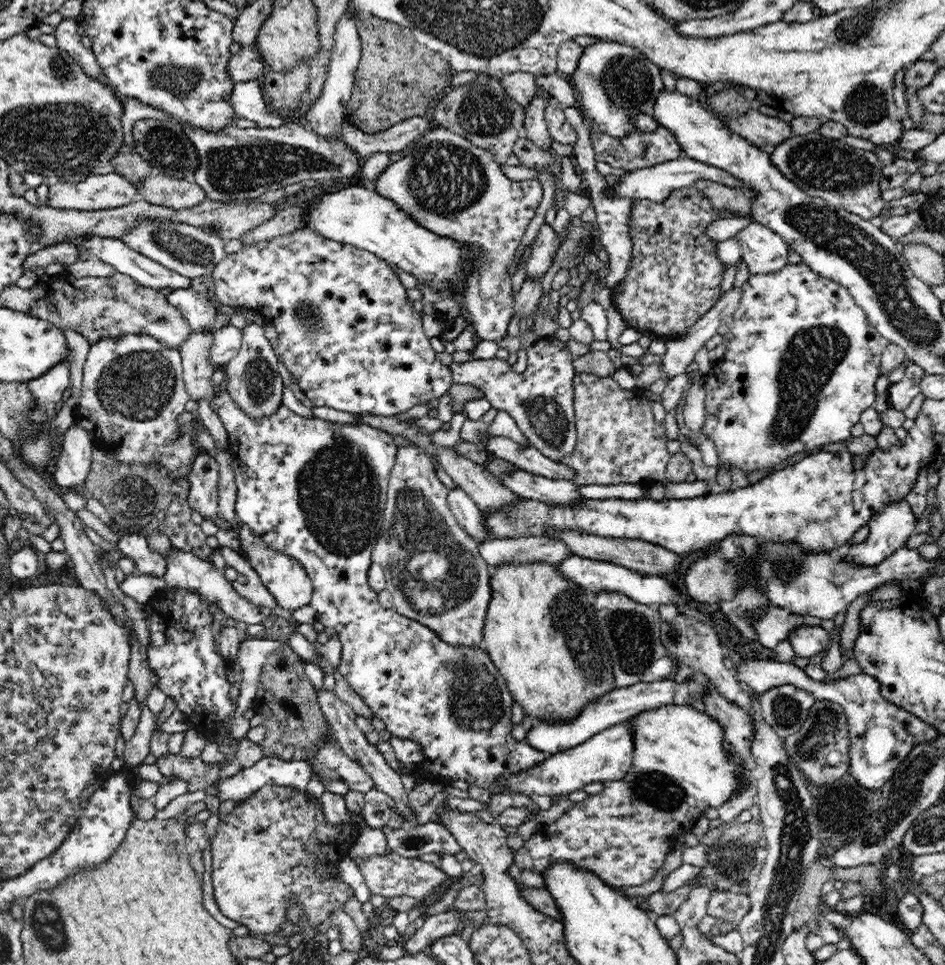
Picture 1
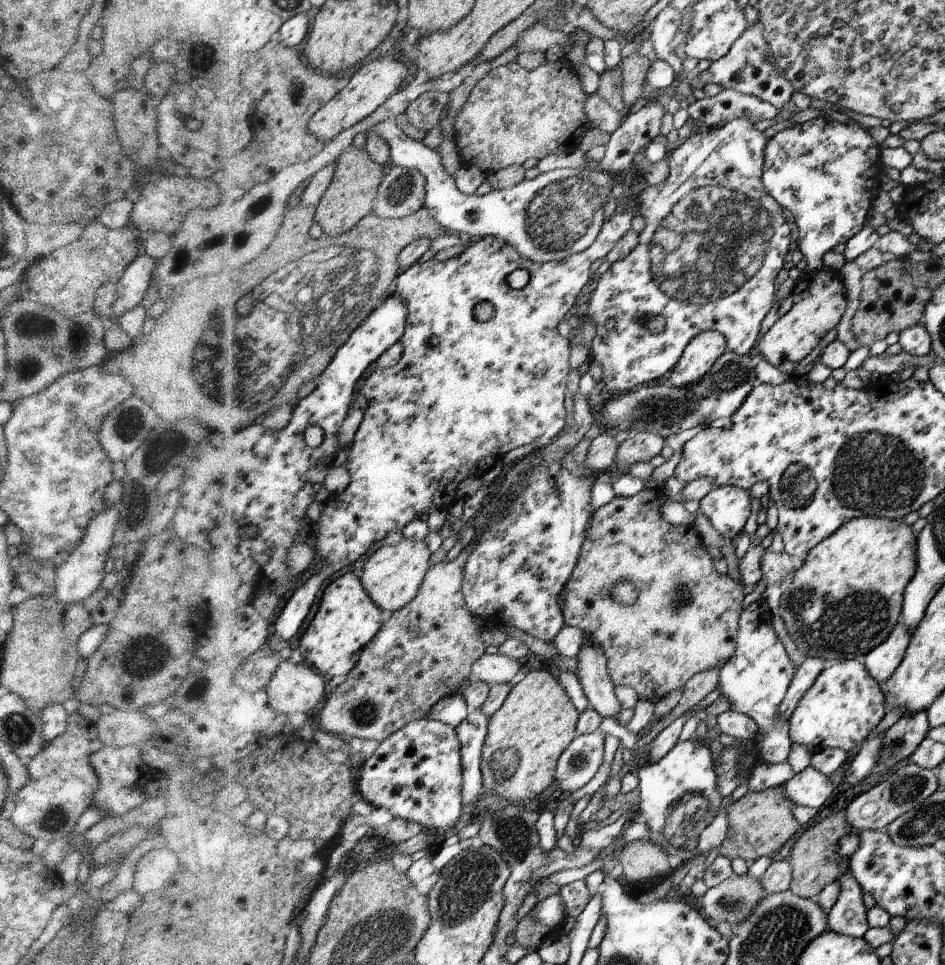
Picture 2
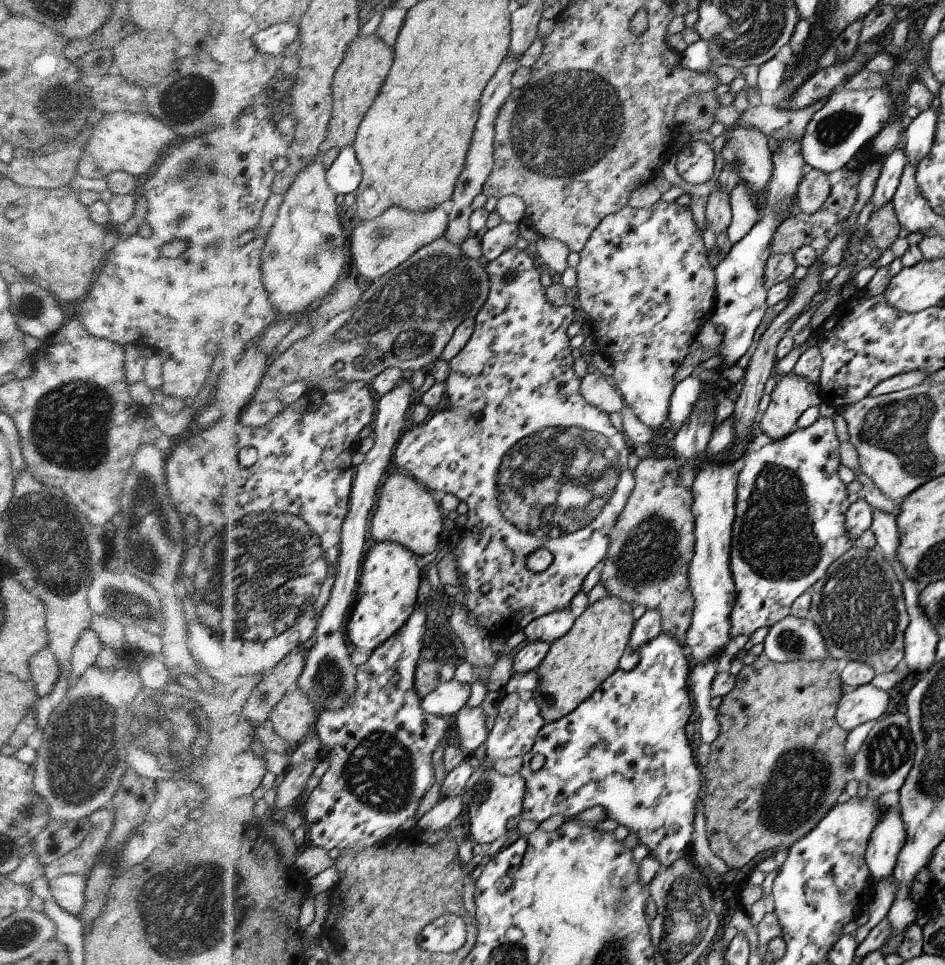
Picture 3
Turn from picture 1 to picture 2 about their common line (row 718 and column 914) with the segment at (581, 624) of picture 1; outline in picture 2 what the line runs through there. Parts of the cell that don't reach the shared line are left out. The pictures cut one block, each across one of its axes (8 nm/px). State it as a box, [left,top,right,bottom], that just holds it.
[779,517,918,663]

